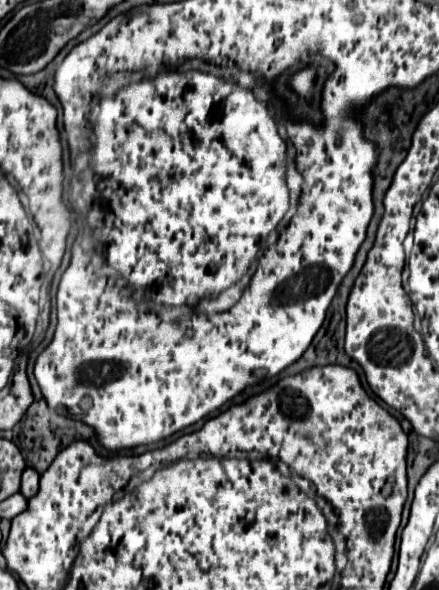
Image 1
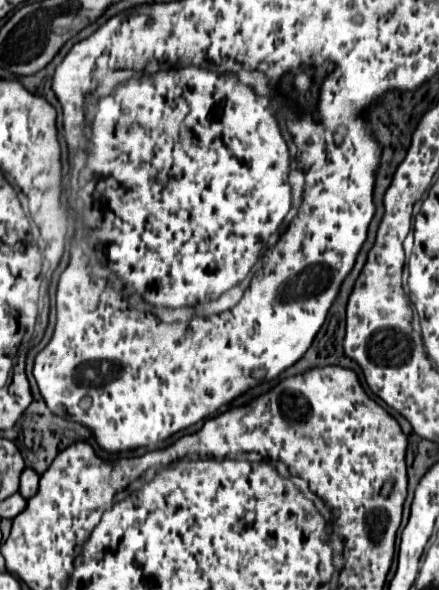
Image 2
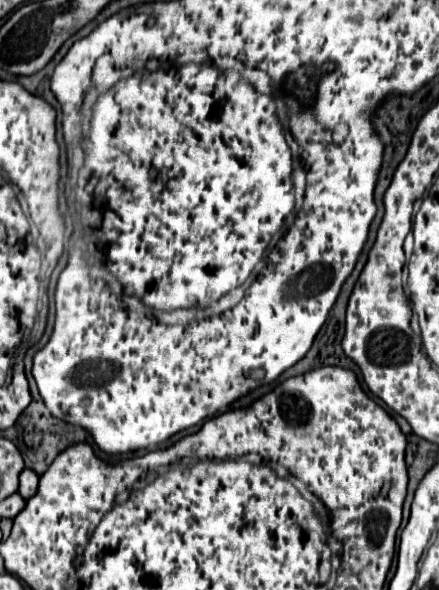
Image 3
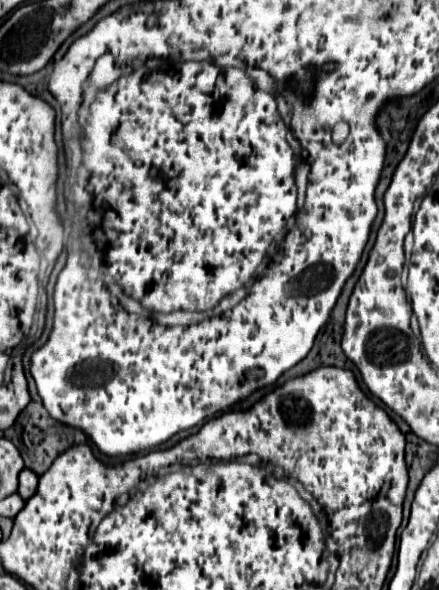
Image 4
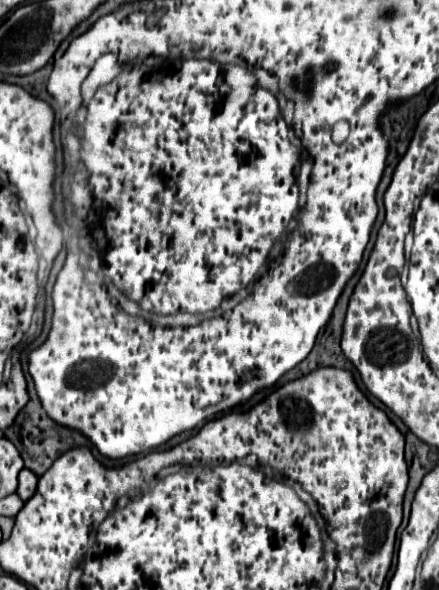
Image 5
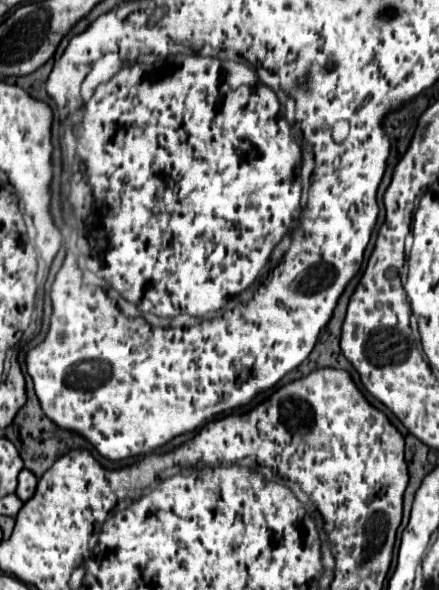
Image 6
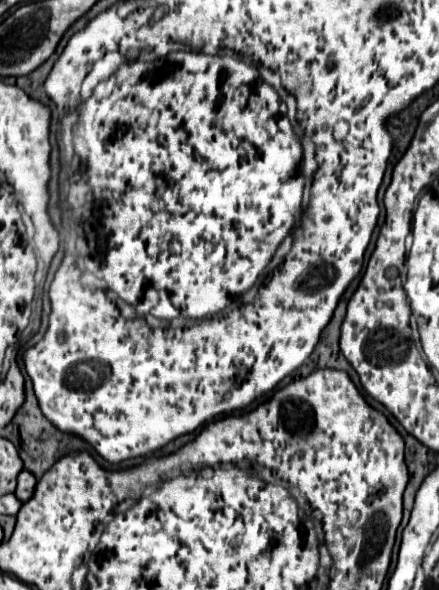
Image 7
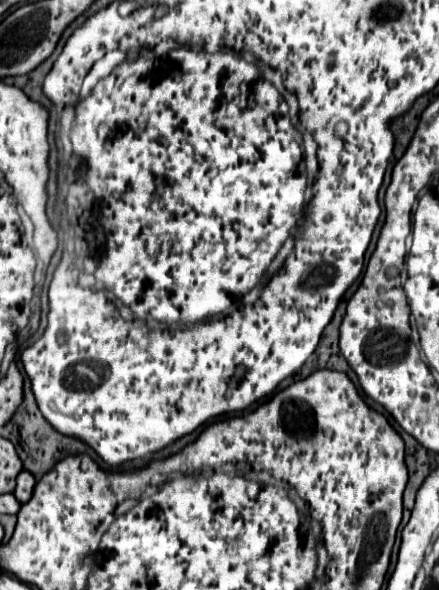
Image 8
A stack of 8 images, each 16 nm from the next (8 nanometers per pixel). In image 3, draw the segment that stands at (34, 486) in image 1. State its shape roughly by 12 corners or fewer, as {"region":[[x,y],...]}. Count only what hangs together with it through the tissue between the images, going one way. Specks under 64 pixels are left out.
{"region":[[26,468],[20,474],[20,494],[24,500],[38,490],[38,474]]}

